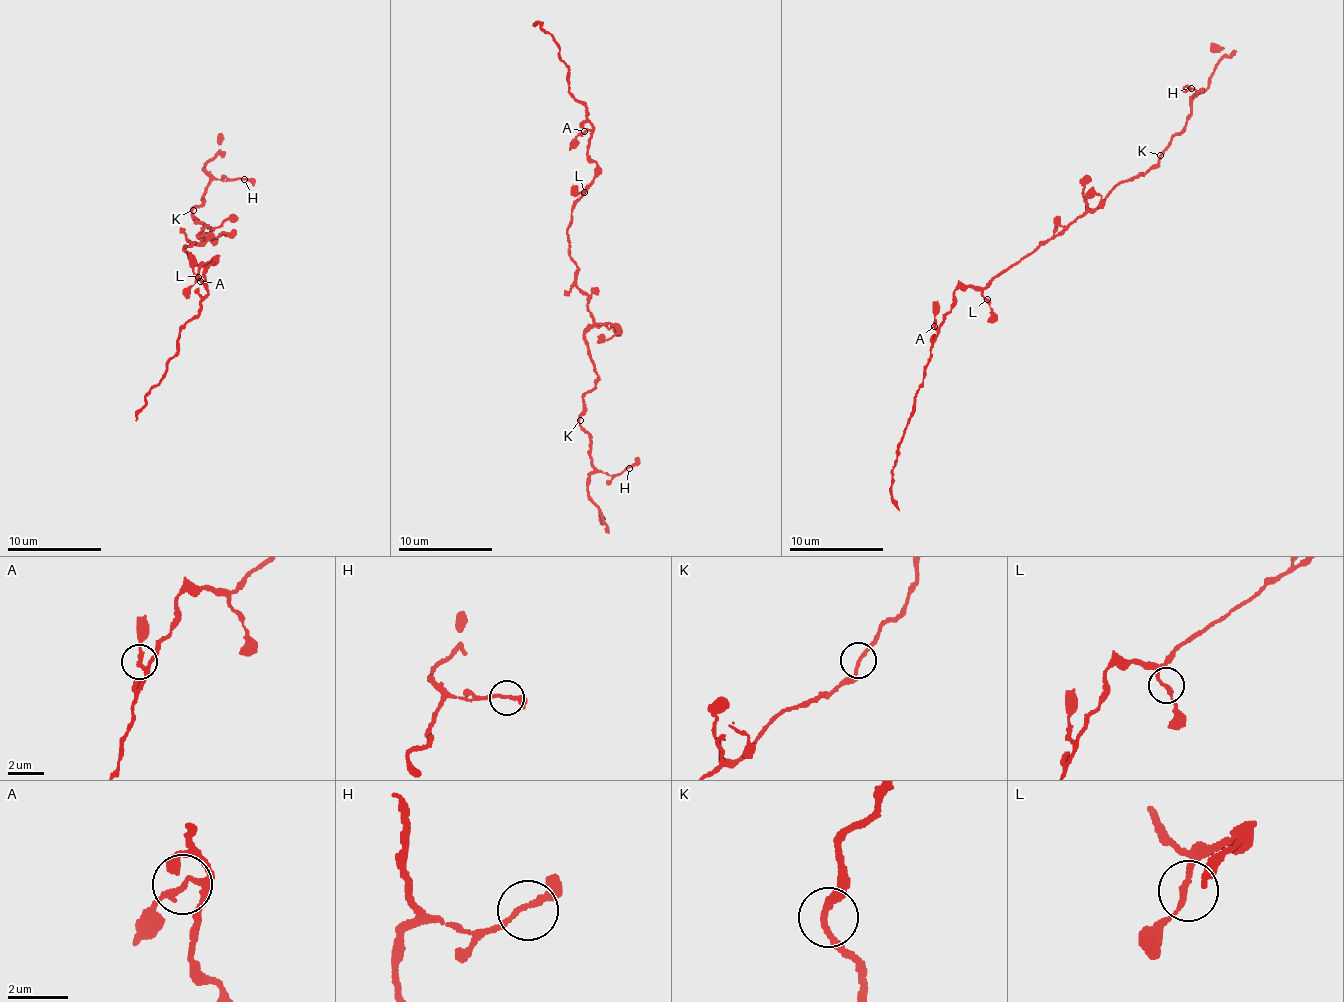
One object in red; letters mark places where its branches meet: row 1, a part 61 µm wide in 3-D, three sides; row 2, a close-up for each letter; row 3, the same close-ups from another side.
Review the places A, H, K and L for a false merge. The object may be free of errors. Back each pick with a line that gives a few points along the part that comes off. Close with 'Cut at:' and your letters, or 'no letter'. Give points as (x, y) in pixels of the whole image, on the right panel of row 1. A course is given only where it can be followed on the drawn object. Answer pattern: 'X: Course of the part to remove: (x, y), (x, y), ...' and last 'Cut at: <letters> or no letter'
Cut at: no letter

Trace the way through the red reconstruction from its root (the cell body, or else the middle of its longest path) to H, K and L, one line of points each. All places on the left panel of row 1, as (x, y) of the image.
H: (185, 247), (207, 240), (199, 231), (210, 228), (197, 223), (193, 207), (203, 202), (209, 183), (244, 179)
K: (185, 247), (189, 242), (207, 240), (199, 231), (210, 228), (197, 223), (193, 210)
L: (185, 247), (191, 263), (199, 266), (198, 277)

